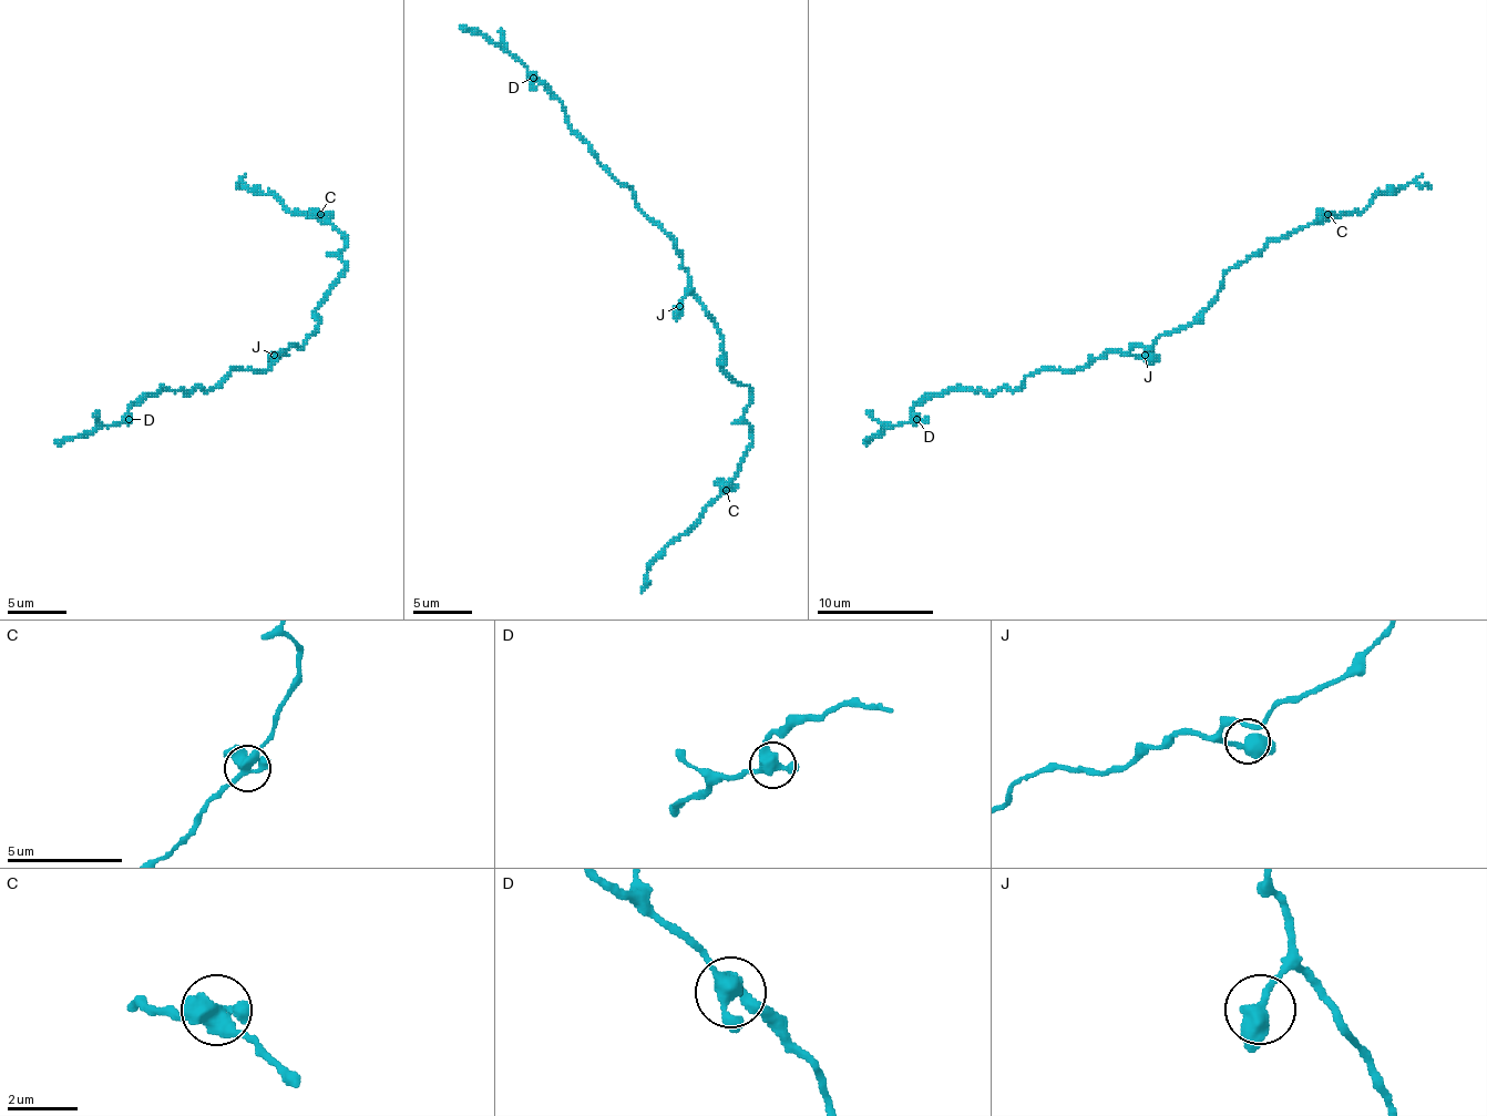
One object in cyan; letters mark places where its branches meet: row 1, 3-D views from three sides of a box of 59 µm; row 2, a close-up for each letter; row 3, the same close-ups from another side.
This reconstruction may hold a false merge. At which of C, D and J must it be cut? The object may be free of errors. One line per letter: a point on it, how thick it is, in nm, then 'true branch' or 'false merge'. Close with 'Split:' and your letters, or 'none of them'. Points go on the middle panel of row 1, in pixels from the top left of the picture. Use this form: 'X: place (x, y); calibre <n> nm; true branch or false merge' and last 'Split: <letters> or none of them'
C: place (726, 490); calibre 500 nm; false merge
D: place (533, 78); calibre 440 nm; true branch
J: place (679, 306); calibre 460 nm; true branch
Split: C

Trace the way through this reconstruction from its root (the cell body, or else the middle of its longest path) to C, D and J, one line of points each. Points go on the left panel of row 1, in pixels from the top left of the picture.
C: (298, 346), (318, 329), (315, 308), (345, 274), (339, 253), (347, 241), (321, 215)
D: (298, 346), (266, 370), (234, 370), (207, 390), (140, 396), (129, 408), (129, 419)
J: (298, 346), (291, 346), (283, 355), (274, 355)

